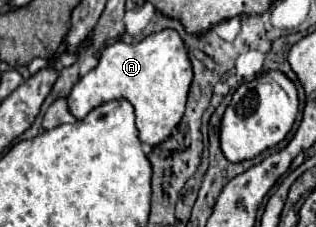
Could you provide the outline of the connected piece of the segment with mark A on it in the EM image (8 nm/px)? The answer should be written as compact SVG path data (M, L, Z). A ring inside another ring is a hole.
M174 29L152 33L140 43L116 41L102 51L100 63L86 73L68 95L68 109L76 119L84 119L92 109L114 101L128 99L136 113L140 141L160 145L184 115L186 95L192 81L192 65L180 35Z

